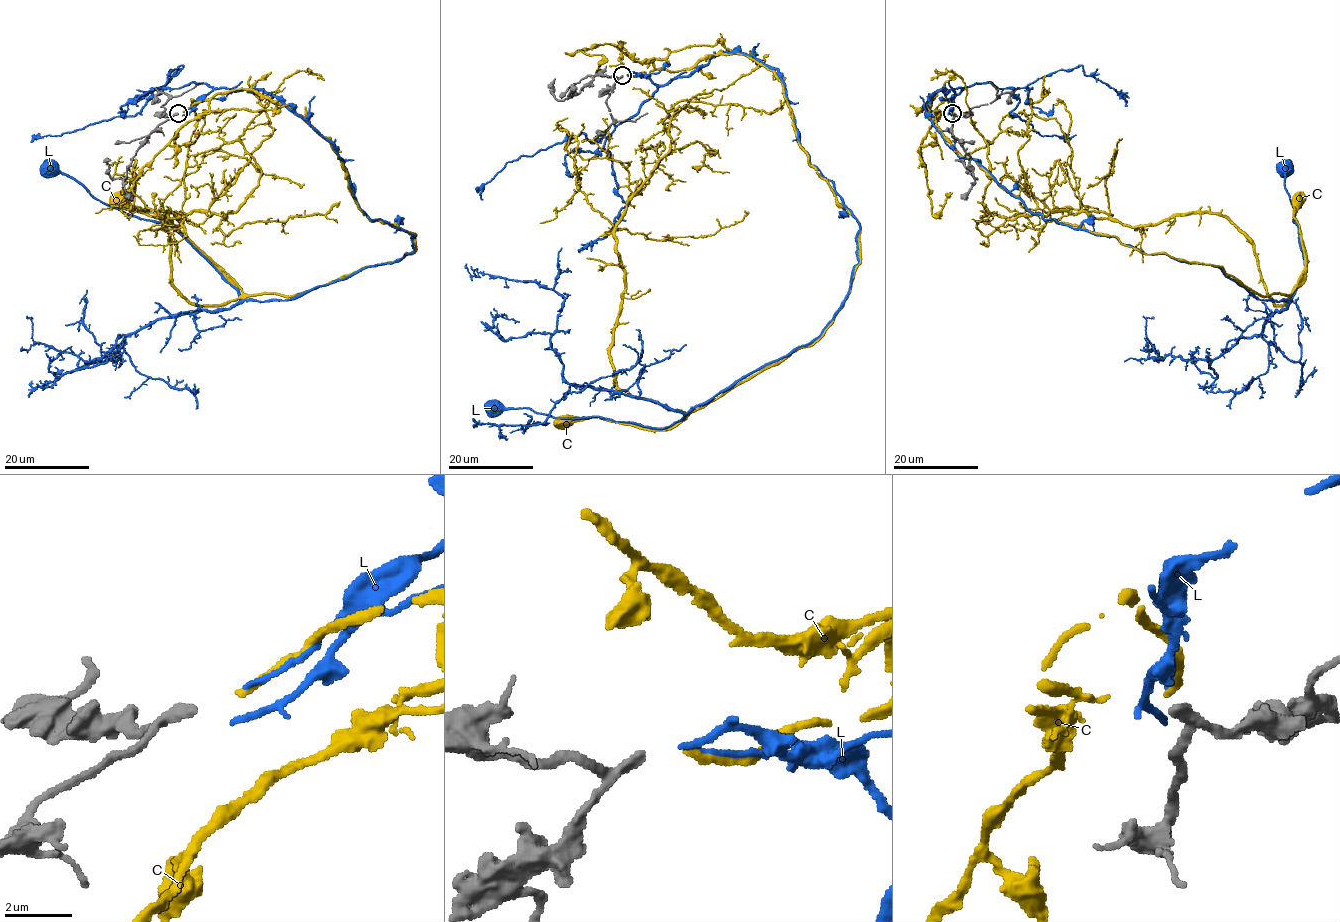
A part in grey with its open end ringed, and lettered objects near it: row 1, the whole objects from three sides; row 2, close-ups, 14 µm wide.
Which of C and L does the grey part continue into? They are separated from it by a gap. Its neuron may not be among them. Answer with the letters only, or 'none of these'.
C

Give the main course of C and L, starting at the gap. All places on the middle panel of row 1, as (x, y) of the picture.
C: (627, 75), (717, 54), (766, 65), (809, 164), (860, 226), (860, 263), (817, 340), (667, 427), (564, 421)
L: (626, 75), (667, 85), (733, 52), (774, 68), (859, 225), (849, 291), (809, 342), (663, 428), (493, 409)

